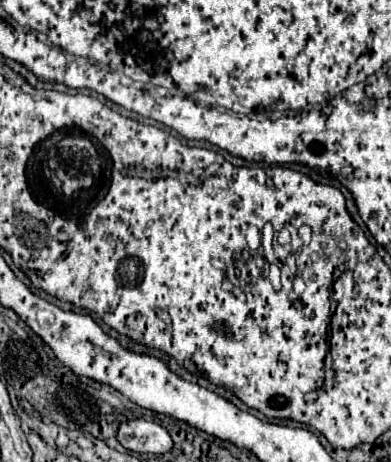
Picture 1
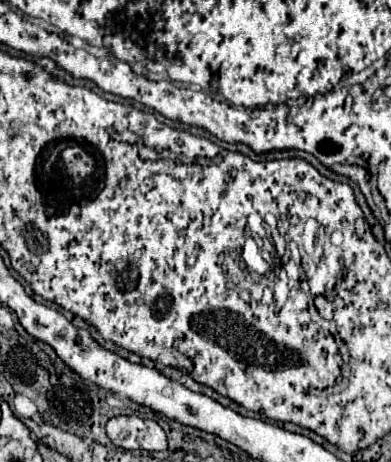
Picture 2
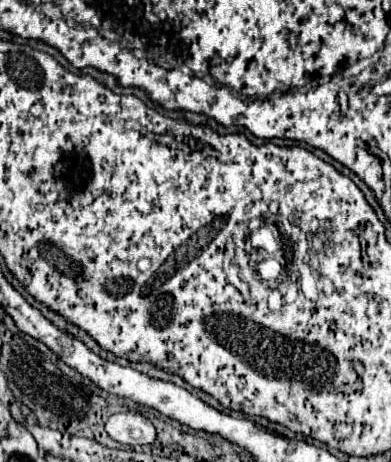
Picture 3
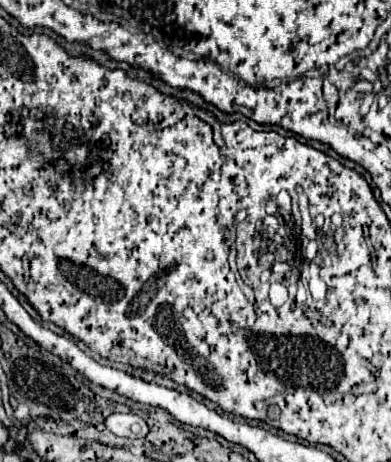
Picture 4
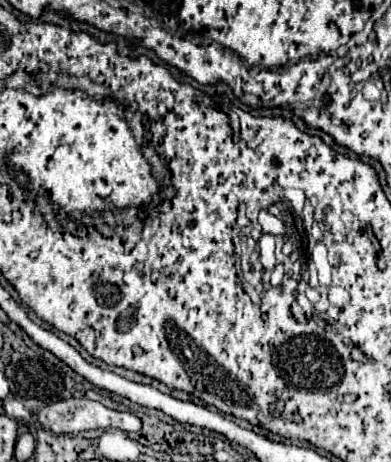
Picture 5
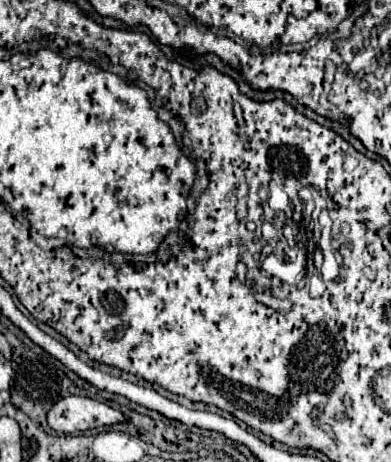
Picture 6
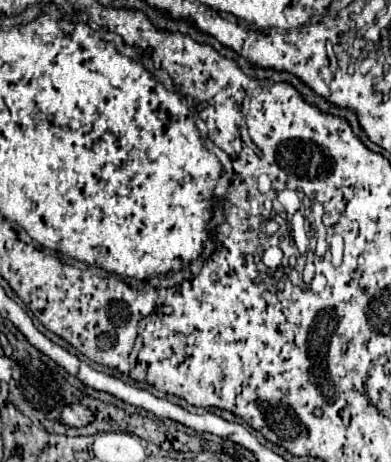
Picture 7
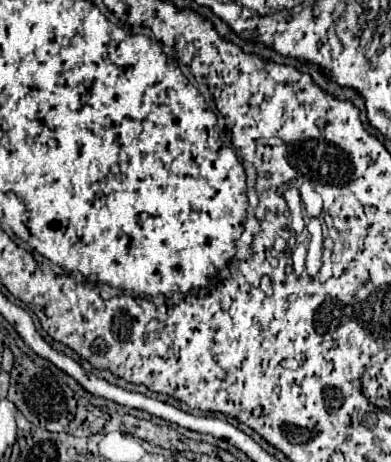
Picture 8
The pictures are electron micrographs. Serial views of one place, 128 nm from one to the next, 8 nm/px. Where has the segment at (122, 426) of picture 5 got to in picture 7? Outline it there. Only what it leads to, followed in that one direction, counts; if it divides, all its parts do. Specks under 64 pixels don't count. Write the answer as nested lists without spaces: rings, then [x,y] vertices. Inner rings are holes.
[[[78,404],[66,406],[62,412],[62,422],[68,426],[86,426],[92,420],[94,420],[94,412],[90,408],[84,408]]]

